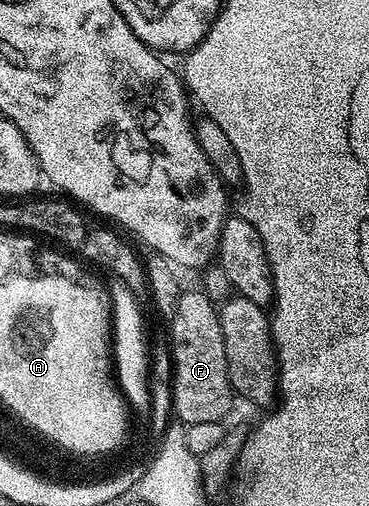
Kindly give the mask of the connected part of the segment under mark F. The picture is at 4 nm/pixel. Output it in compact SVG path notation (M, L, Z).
M200 289L183 290L176 304L174 328L168 333L170 347L174 350L174 373L172 372L172 411L183 419L183 424L198 422L218 422L225 420L230 406L236 402L236 396L230 386L230 372L226 370L226 350L224 333L220 333L218 307Z

